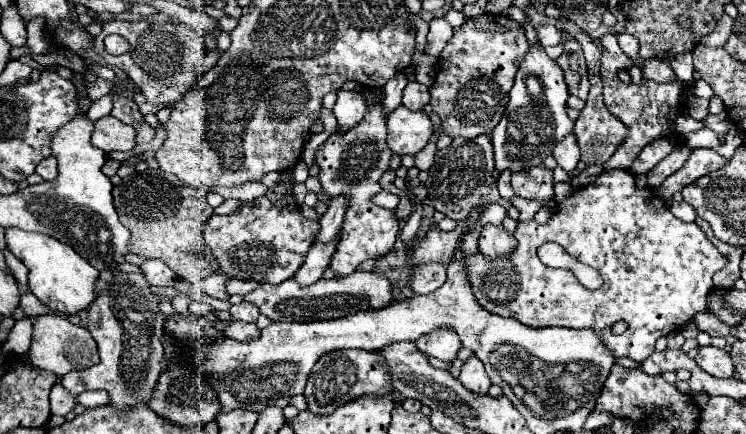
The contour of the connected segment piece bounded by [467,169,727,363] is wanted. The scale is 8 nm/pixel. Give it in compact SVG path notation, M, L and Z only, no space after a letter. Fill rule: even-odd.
M625 169L603 171L591 185L577 189L571 197L559 203L559 211L547 225L537 225L535 221L519 223L515 237L519 245L507 259L489 261L483 255L469 259L467 273L477 301L487 311L501 317L513 317L529 327L559 325L571 329L591 329L599 339L603 339L605 349L609 349L615 357L629 357L637 363L655 351L655 341L659 337L681 329L693 319L695 313L707 309L707 295L713 289L711 277L727 263L697 223L677 219L653 189L639 189L635 185L635 175ZM549 241L559 243L577 261L597 269L603 277L603 287L589 291L577 281L573 271L543 265L537 257L537 247ZM615 321L625 321L629 325L629 329L619 337L611 333L611 325Z

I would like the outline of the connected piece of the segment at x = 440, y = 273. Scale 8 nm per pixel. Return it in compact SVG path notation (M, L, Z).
M425 263L413 269L411 275L411 289L417 295L429 295L433 291L437 291L447 279L447 271L443 263Z

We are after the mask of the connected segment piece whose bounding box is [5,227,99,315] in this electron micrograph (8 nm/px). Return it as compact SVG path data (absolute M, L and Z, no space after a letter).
M17 227L5 229L5 241L7 249L29 269L29 291L47 307L71 315L91 305L91 301L95 299L93 285L99 277L99 271L91 267L81 255L77 255L67 243L45 237L41 233L21 231Z

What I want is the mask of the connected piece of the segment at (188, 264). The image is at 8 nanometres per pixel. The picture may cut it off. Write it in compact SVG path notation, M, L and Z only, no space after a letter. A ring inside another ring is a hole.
M147 169L145 173L133 173L129 177L123 177L121 183L113 187L113 201L115 201L115 209L119 213L121 223L131 231L131 237L133 237L131 253L141 255L145 259L165 261L175 271L175 275L187 283L201 281L217 271L219 267L217 259L211 257L203 239L203 225L213 215L213 207L207 203L205 189L187 187L175 175L169 175L161 169Z

